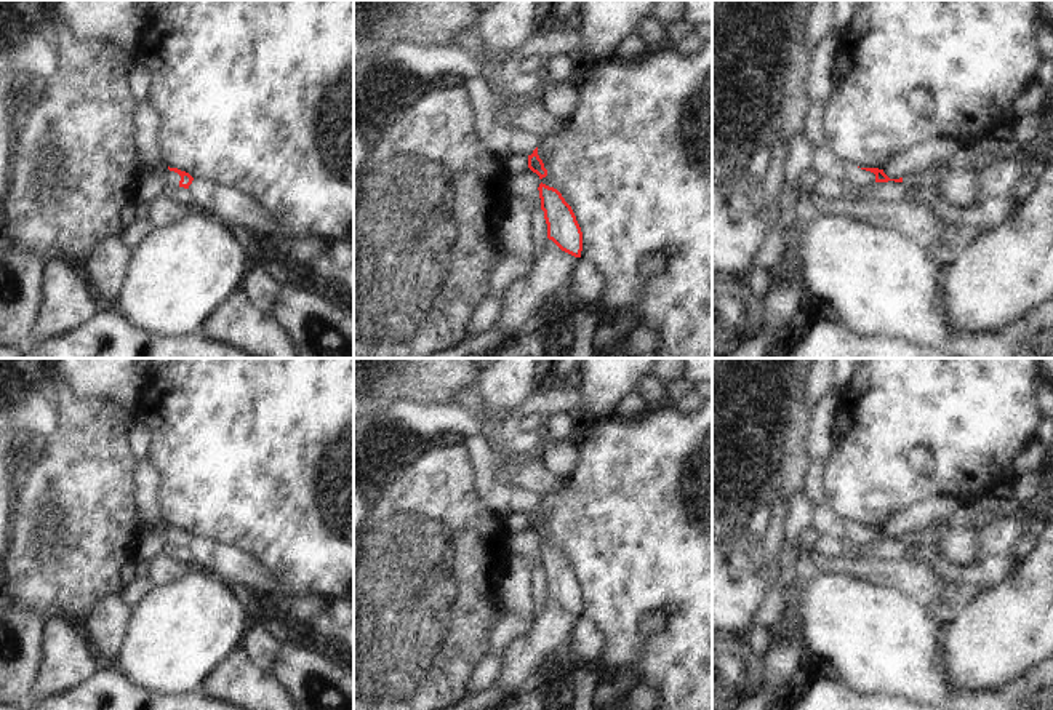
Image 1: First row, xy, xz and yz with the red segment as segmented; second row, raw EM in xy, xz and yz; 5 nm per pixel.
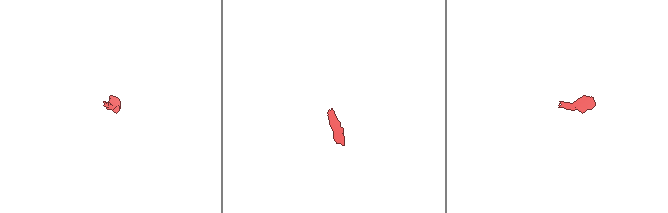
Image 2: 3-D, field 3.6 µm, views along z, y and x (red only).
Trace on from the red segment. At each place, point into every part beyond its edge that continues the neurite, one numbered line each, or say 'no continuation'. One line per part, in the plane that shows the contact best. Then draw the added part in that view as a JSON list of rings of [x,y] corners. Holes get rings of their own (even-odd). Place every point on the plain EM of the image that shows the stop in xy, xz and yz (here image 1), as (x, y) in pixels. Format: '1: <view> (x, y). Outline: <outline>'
1: yz (856, 536). Outline: [[[845,523],[847,525],[847,542],[855,547],[861,548],[867,544],[875,540],[875,532],[866,528],[858,526],[856,523]]]

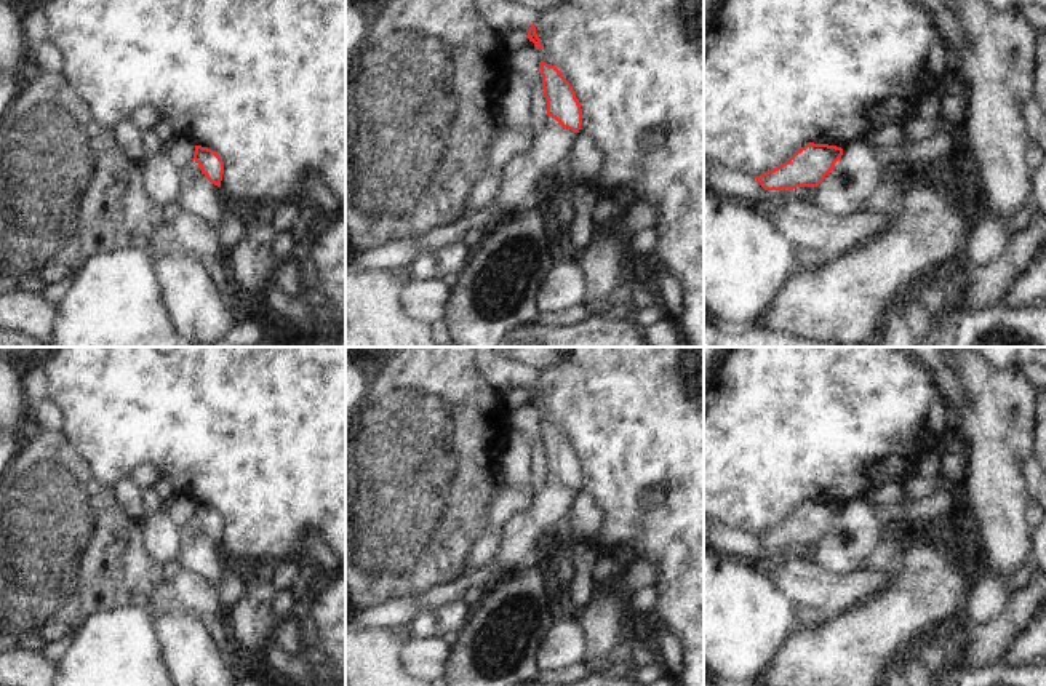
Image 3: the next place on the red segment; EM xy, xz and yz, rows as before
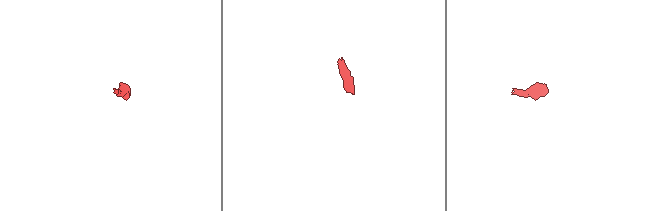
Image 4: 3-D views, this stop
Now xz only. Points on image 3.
1: xz (501, 373). Outline: [[[475,347],[475,366],[481,377],[501,392],[512,387],[529,387],[539,376],[539,369],[513,361],[493,347]]]

